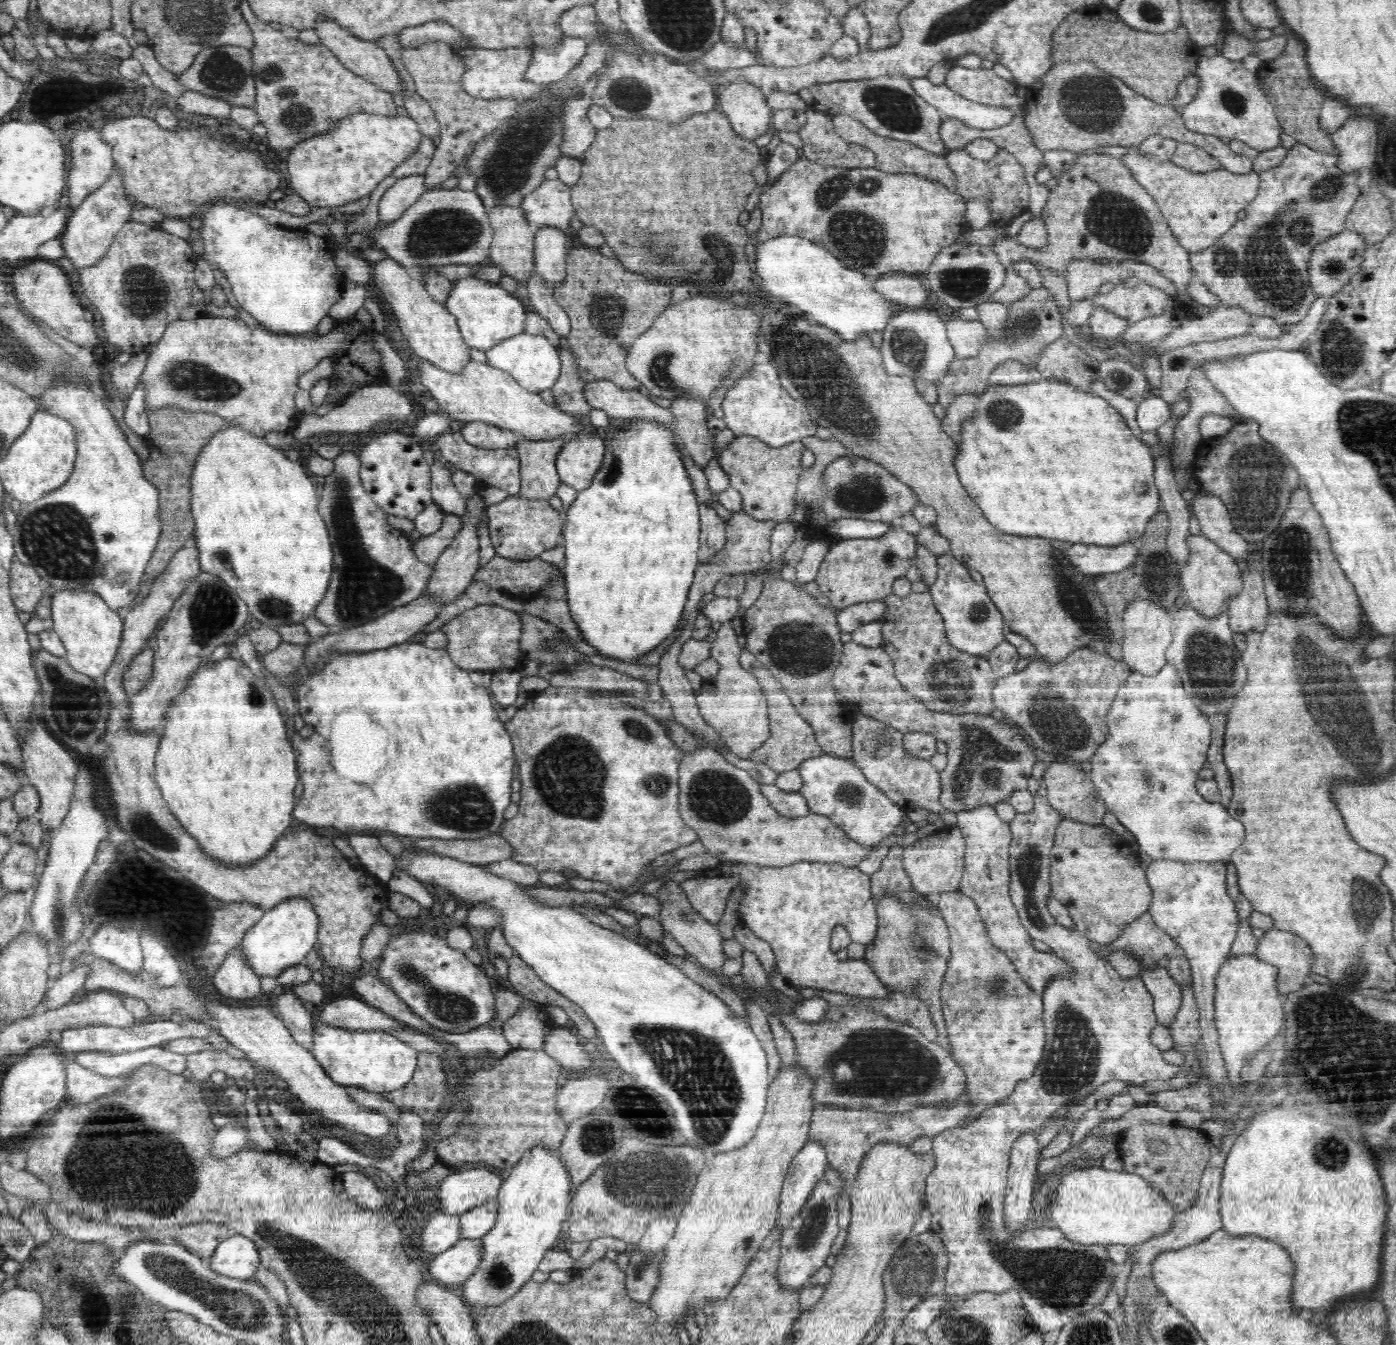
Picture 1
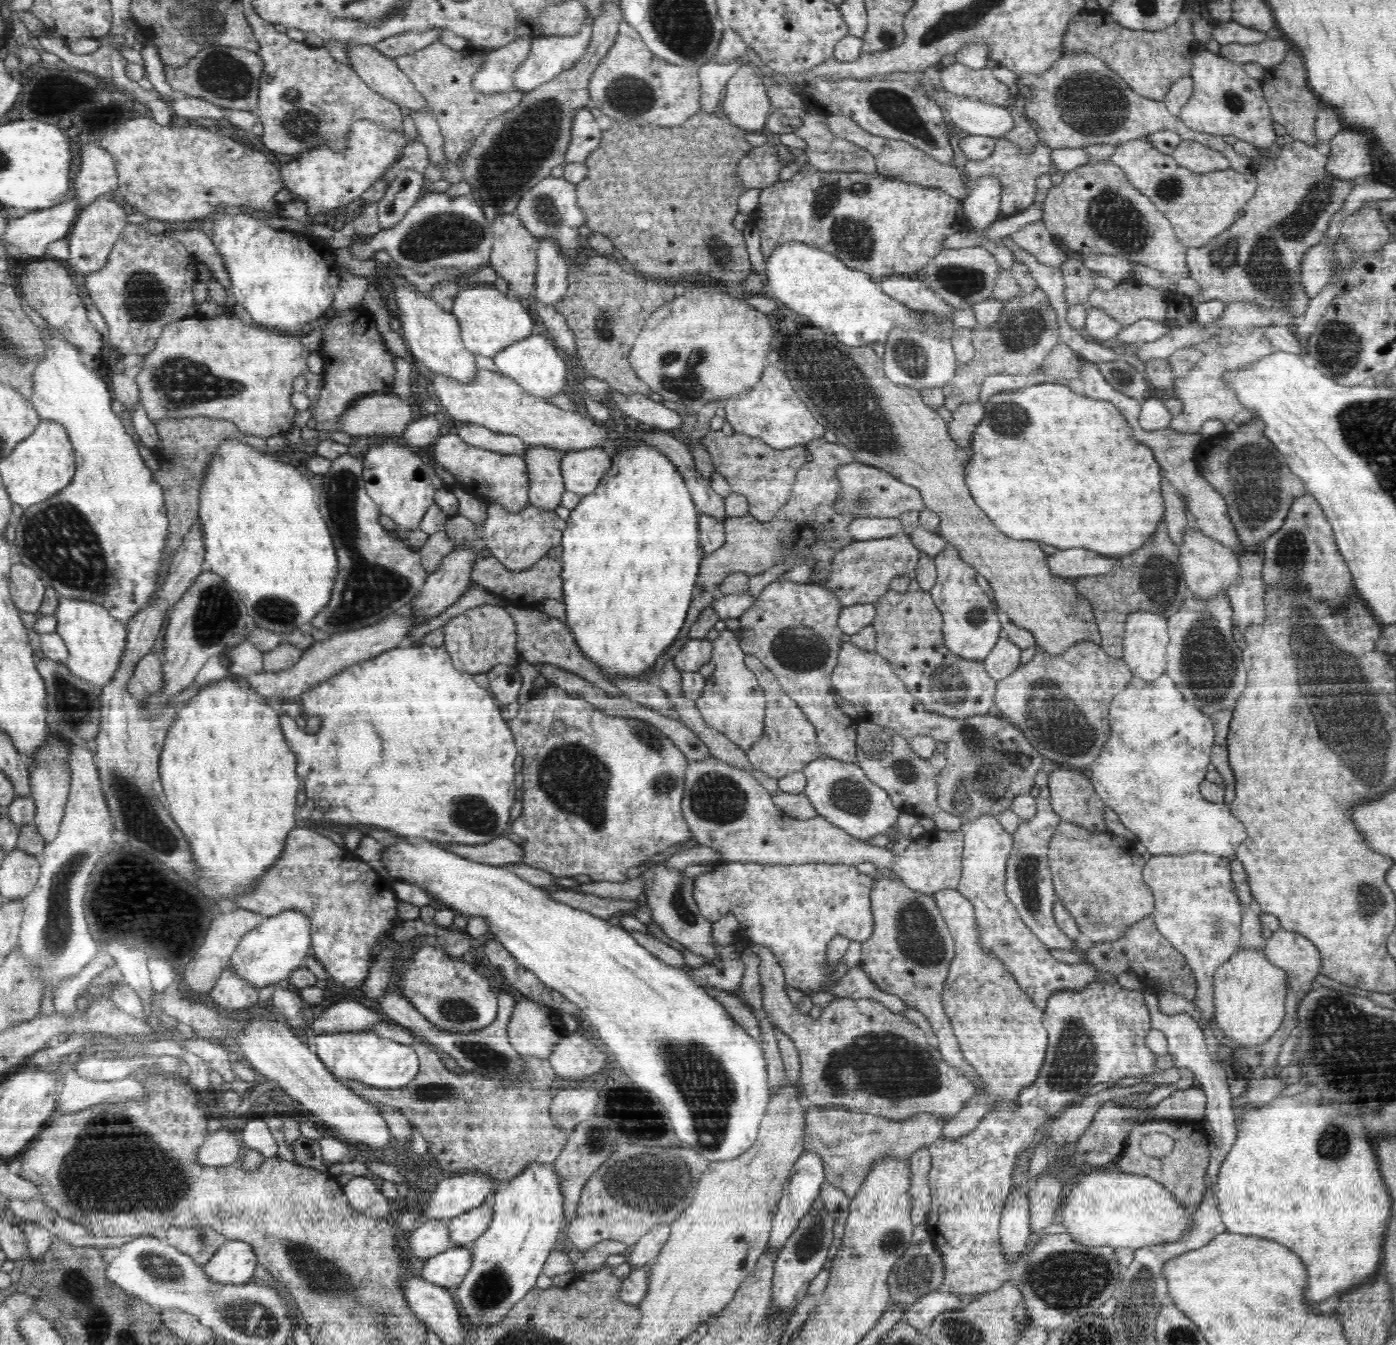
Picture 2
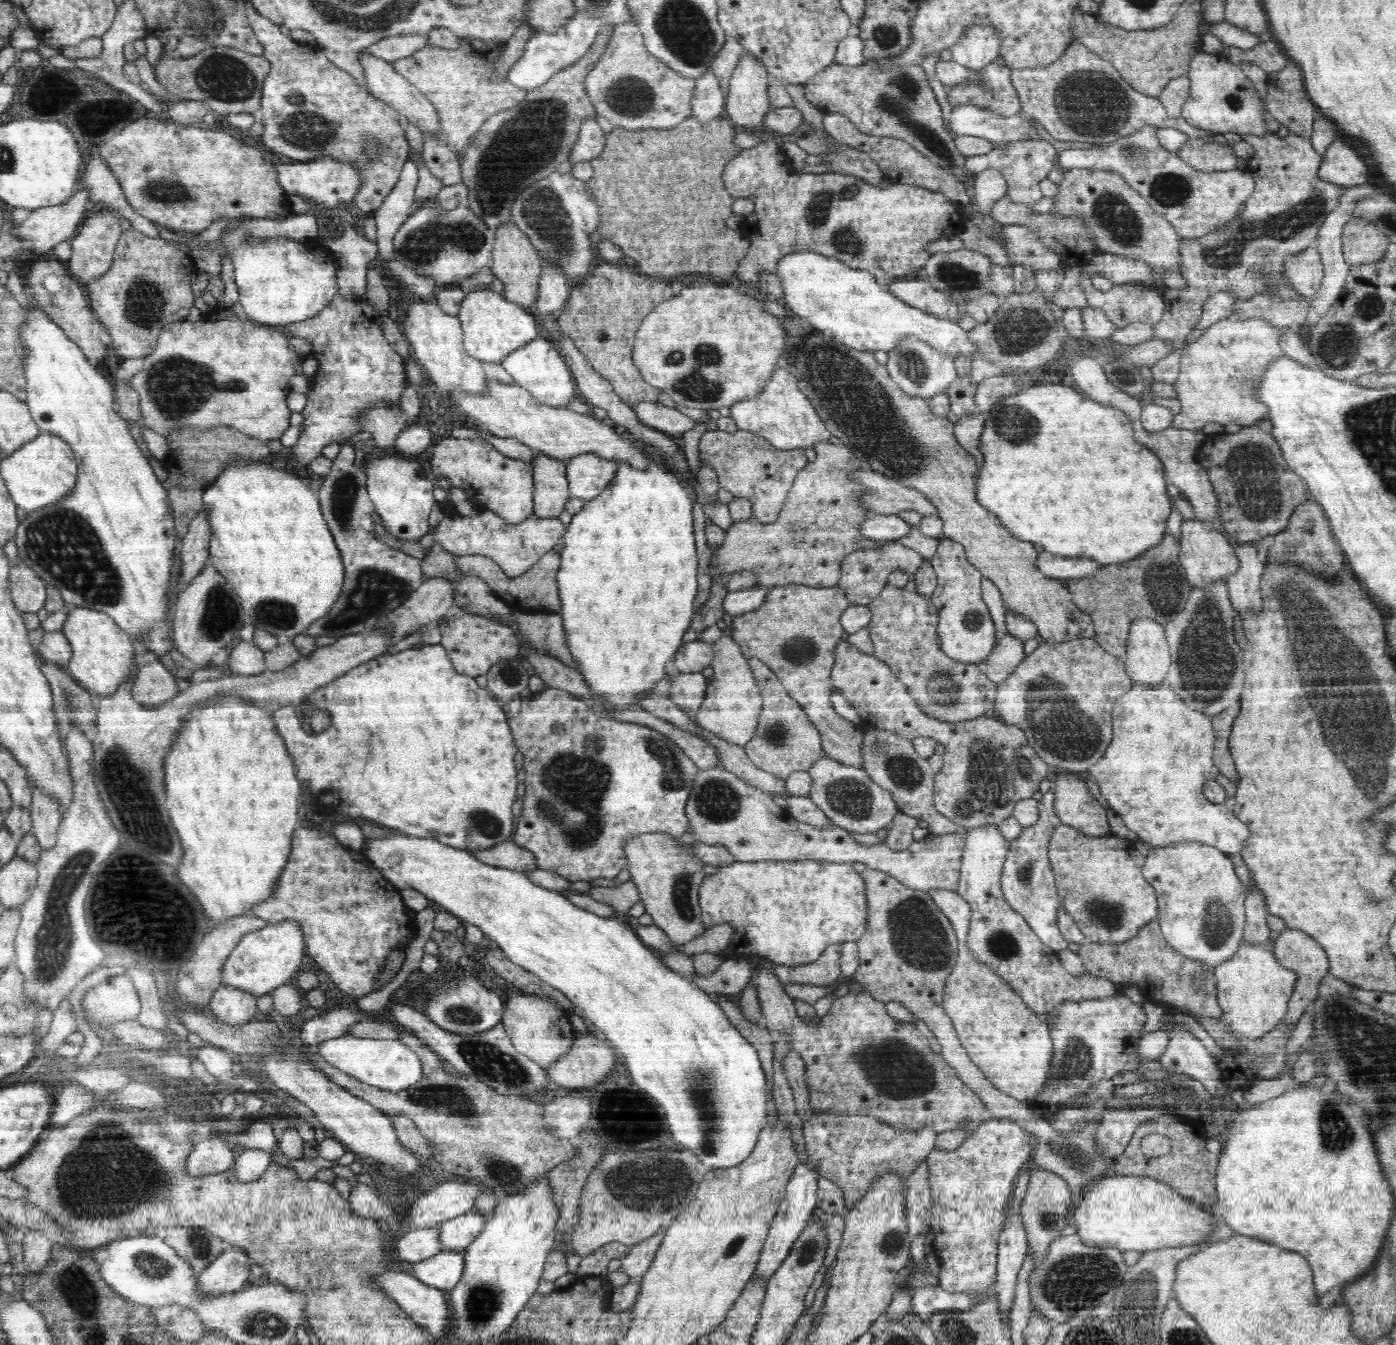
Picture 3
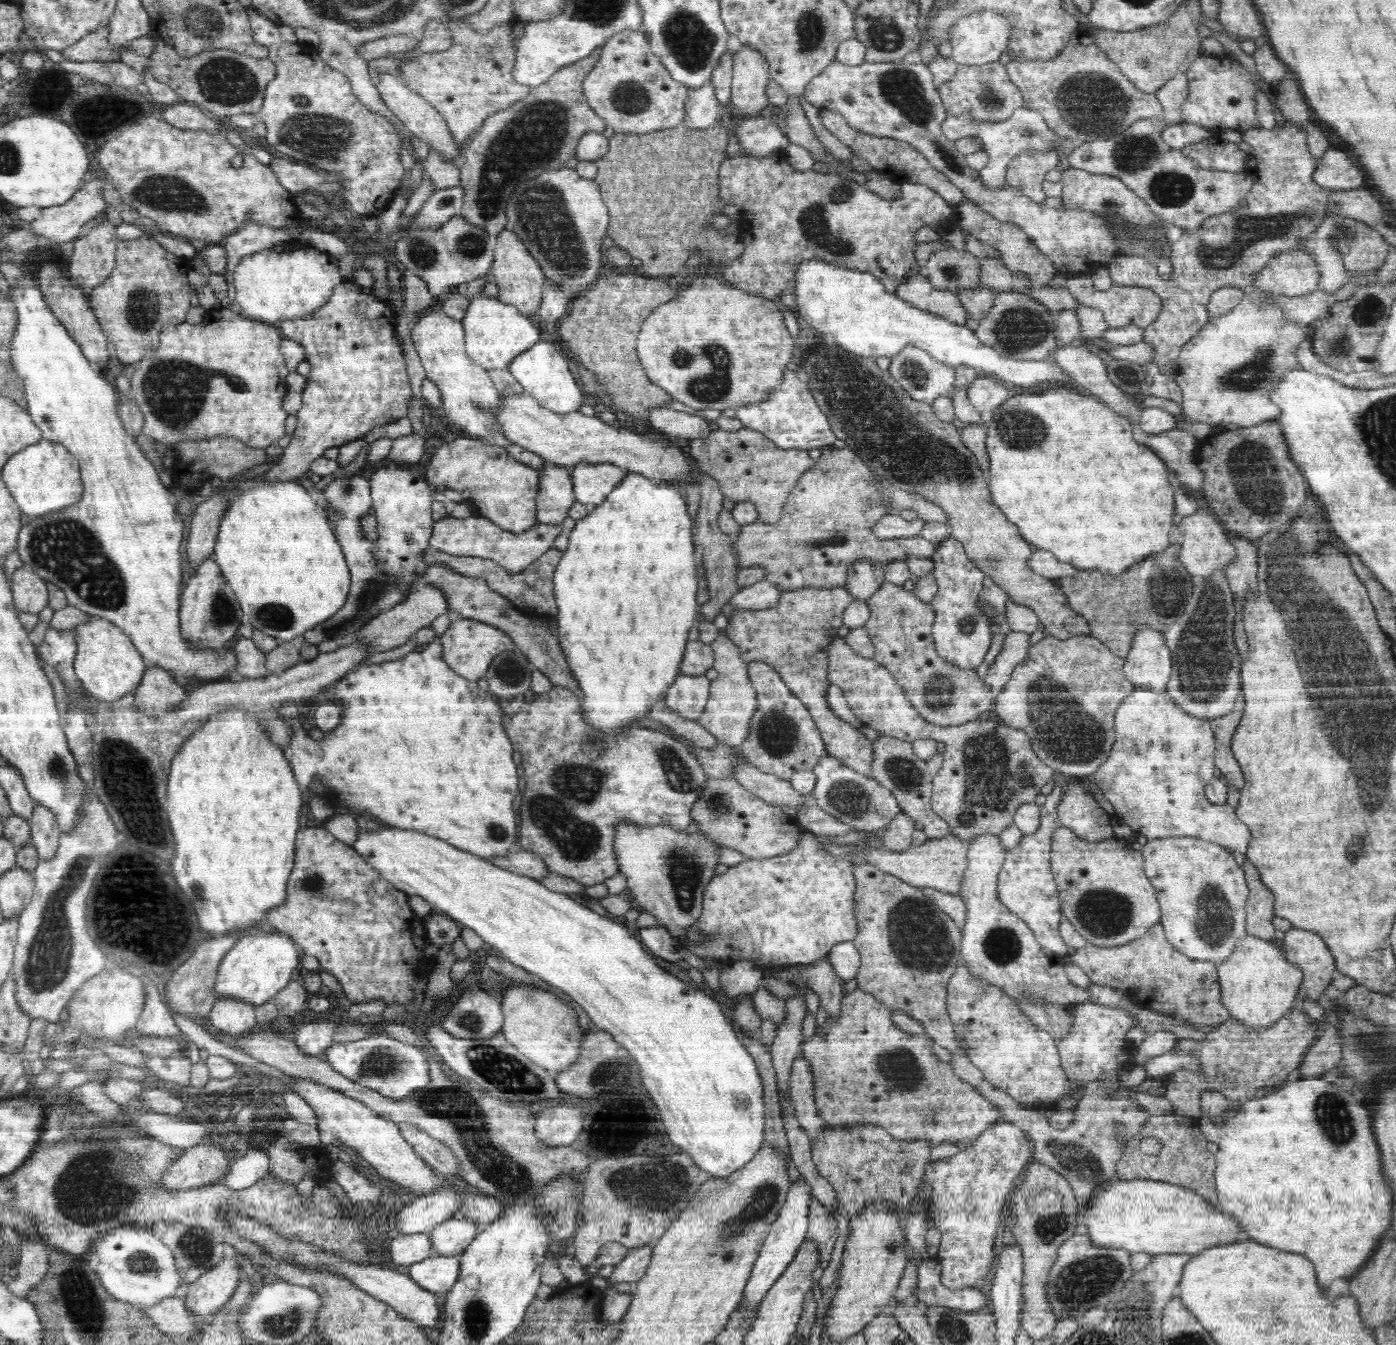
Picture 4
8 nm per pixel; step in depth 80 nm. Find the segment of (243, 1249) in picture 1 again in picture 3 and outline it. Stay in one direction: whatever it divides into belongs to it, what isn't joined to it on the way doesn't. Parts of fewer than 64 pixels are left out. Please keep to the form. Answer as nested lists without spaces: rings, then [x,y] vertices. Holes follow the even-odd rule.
[[[229,1245],[213,1263],[197,1275],[197,1296],[206,1300],[240,1291],[248,1285],[248,1278],[252,1276],[250,1265],[248,1253],[241,1252],[239,1247]]]

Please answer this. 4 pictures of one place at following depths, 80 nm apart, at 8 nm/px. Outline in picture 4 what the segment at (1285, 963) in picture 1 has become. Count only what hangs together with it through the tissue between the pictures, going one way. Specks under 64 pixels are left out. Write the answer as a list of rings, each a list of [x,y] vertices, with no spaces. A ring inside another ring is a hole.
[[[1296,927],[1287,930],[1284,939],[1278,943],[1288,963],[1296,964],[1304,972],[1294,1008],[1303,1000],[1316,1001],[1330,984],[1332,972],[1336,970],[1336,961],[1327,943],[1320,935]]]

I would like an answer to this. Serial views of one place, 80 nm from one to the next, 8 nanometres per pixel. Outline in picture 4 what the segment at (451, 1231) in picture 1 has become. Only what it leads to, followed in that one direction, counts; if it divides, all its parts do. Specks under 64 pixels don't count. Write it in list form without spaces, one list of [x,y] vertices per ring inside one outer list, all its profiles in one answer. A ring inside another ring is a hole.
[[[429,1233],[399,1234],[388,1247],[393,1262],[403,1267],[434,1256]]]

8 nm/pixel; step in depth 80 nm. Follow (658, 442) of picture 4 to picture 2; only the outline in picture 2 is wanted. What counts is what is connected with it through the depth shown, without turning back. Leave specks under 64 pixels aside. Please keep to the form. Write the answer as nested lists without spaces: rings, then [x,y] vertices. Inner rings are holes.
[[[480,369],[474,382],[463,384],[450,378],[432,374],[429,389],[446,412],[460,424],[473,423],[484,426],[496,433],[513,434],[526,445],[545,446],[558,449],[562,454],[571,450],[608,446],[608,430],[588,416],[582,418],[578,412],[566,412],[548,400],[537,398],[523,390],[512,378],[498,372]]]

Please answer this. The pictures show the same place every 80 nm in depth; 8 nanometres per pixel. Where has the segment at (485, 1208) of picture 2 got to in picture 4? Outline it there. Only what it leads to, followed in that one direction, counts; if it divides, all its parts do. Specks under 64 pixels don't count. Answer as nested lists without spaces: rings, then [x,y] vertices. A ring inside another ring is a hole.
[[[448,1219],[435,1226],[430,1234],[434,1255],[461,1255],[477,1235],[476,1225],[470,1220]]]

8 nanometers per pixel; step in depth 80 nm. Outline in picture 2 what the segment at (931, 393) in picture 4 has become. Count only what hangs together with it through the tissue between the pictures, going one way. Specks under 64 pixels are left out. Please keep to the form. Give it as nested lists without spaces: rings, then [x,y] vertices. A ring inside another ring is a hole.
[[[894,328],[888,333],[883,357],[883,370],[887,378],[901,388],[916,390],[942,388],[955,376],[956,355],[950,341],[936,340],[920,330]]]

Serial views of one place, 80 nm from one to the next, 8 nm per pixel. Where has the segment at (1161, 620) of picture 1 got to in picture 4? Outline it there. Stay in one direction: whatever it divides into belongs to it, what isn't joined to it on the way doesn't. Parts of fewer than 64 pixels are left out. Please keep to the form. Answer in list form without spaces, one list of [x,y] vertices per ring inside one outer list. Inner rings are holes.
[[[1140,630],[1140,634],[1136,634],[1135,641],[1132,642],[1131,651],[1124,659],[1122,673],[1133,686],[1141,686],[1141,688],[1160,693],[1167,690],[1167,682],[1173,669],[1172,659],[1164,636],[1158,630]]]

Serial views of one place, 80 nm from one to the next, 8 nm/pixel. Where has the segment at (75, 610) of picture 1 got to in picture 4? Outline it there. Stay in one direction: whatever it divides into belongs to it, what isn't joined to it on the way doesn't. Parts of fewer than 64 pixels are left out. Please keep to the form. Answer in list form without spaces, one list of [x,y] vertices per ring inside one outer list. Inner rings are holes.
[[[89,615],[89,619],[71,628],[76,634],[77,651],[73,667],[76,676],[81,680],[83,688],[90,694],[95,702],[118,701],[119,698],[134,694],[139,682],[142,681],[143,674],[148,667],[140,651],[132,643],[132,640],[123,634],[122,629],[100,617]]]

